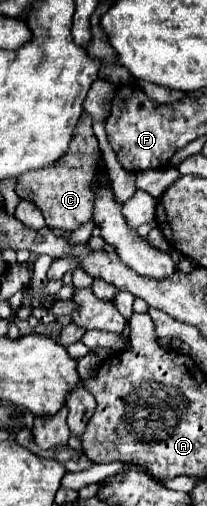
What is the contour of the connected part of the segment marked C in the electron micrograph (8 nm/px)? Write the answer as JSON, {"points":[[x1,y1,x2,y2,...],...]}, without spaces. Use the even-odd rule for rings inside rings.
{"points":[[84,112,74,128,74,136,72,136,66,156,44,170,36,170,36,172,28,172,20,176,16,192,20,198,34,202,42,210,48,228,62,230,62,232,74,232,84,222,92,220,94,198,96,198,92,182,104,174,104,166,100,166,100,158,102,158,102,152,92,132,92,120]]}

